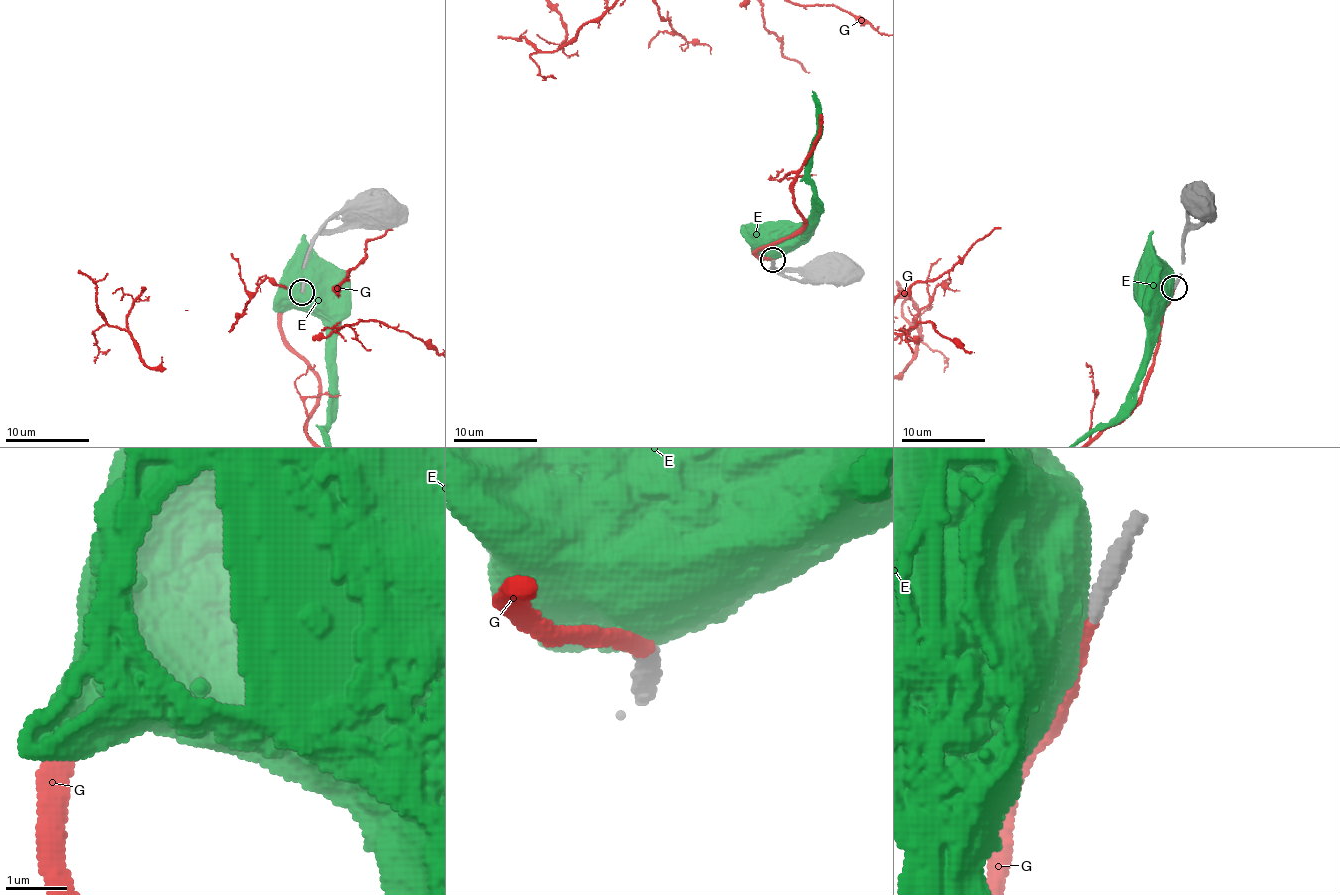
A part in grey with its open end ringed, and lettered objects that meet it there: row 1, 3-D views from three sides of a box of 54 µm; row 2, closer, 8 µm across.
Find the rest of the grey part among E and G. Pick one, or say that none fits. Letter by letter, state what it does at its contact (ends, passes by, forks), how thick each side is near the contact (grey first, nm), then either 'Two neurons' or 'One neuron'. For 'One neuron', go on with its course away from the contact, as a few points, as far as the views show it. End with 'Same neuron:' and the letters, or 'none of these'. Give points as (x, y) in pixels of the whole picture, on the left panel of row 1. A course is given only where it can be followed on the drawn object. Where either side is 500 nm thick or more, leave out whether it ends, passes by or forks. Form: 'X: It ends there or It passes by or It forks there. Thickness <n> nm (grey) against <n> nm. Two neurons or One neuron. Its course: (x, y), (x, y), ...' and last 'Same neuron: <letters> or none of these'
E: Thickness 340 nm (grey) against 1050 nm. Two neurons
G: It ends there. Thickness 320 nm (grey) against 320 nm. One neuron
Same neuron: G

